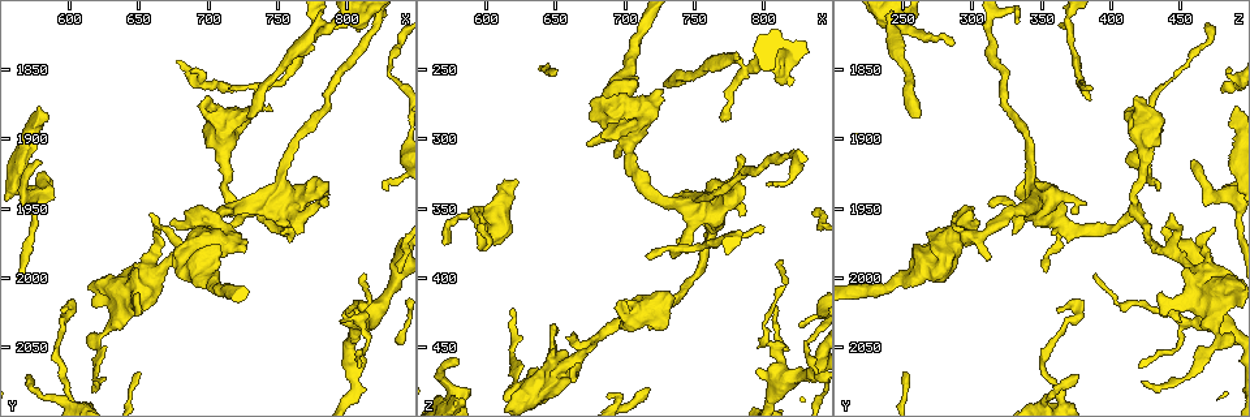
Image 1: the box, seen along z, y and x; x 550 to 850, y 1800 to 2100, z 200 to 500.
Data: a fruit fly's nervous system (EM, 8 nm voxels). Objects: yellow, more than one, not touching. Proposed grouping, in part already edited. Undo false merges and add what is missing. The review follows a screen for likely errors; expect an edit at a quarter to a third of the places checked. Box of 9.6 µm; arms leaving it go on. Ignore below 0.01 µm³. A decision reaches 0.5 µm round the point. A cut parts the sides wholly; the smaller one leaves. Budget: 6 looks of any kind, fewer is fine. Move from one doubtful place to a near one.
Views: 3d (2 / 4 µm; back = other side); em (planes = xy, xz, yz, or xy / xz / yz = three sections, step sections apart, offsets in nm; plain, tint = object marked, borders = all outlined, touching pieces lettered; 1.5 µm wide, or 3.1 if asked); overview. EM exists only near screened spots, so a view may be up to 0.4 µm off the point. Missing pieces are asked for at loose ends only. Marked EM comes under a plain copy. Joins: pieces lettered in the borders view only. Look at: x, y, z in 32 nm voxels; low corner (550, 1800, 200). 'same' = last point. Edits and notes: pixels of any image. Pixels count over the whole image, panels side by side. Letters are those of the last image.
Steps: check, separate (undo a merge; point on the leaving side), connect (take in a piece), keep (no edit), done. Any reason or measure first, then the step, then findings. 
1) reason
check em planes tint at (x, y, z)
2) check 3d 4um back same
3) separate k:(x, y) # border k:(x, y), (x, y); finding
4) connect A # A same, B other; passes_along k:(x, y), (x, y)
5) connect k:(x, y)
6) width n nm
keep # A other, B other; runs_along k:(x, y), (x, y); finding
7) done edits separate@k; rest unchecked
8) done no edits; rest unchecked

branch stops here
check em planes borders at (714, 1862, 384)

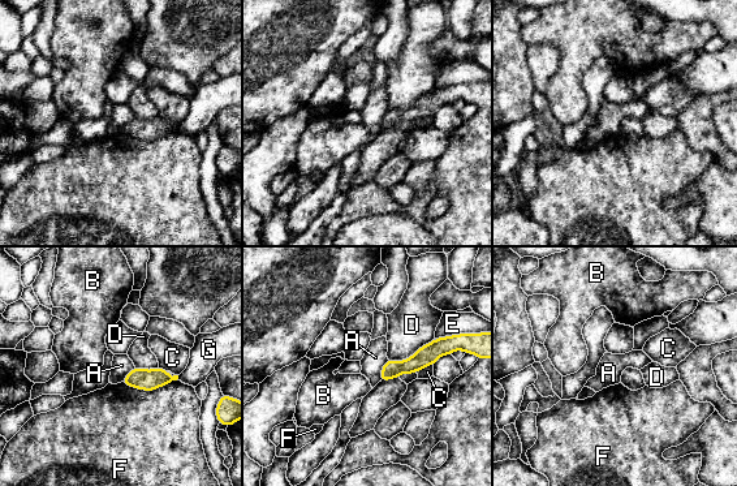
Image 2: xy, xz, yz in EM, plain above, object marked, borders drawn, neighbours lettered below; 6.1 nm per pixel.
keep # A other, B other, C other, D other, E other, F other, G other; runs_along 2:(439, 342), (384, 377); no lettered piece goes on from it

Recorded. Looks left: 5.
branch stops here
check em planes tint at (716, 1864, 480)

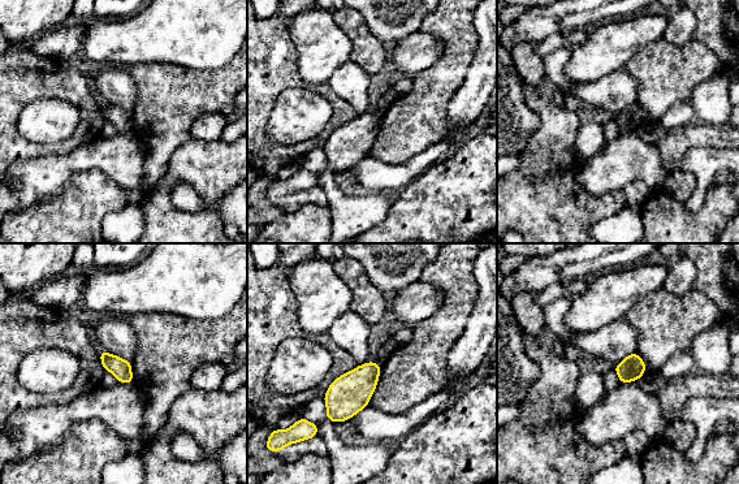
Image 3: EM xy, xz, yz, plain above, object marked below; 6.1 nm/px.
check em planes borders same

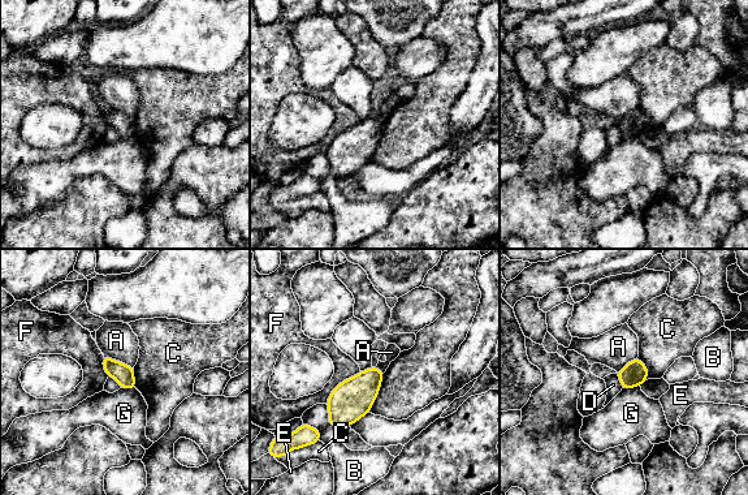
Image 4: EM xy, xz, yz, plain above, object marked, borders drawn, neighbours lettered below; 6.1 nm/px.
width 120 nm
keep # A other, B other, C other, D other, E other, F other, G other; border 4:(104, 354), (133, 369); no lettered piece goes on from it

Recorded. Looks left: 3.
an open end
check em yz step 8 borders at (794, 2030, 466)

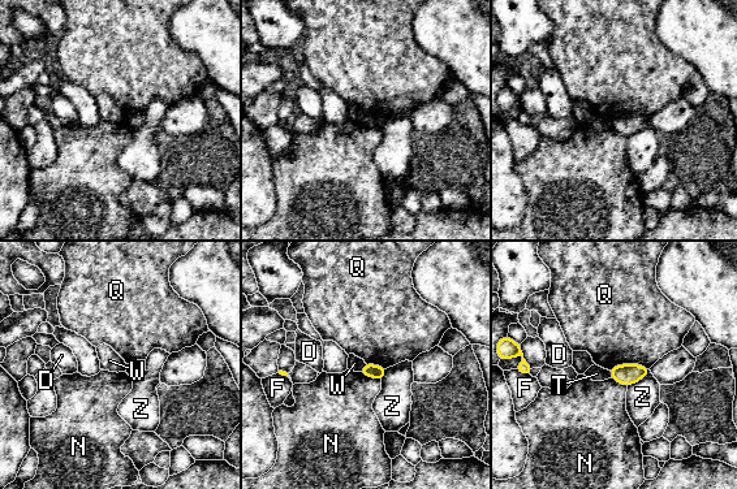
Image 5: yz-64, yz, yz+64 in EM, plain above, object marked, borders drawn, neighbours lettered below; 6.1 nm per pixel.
check em planes borders same

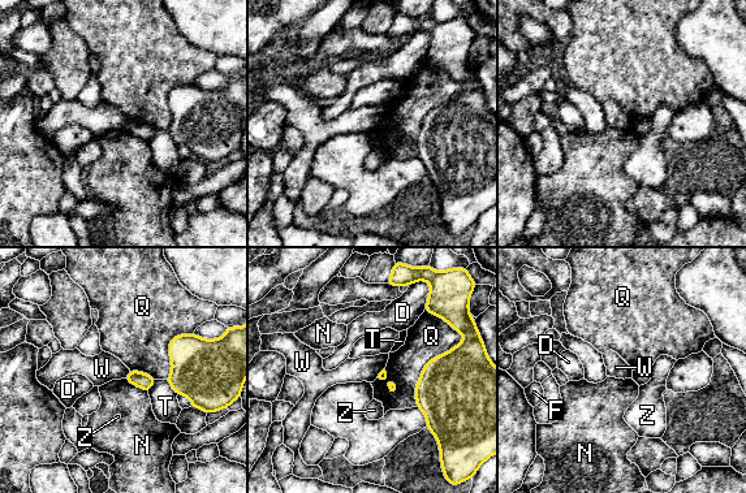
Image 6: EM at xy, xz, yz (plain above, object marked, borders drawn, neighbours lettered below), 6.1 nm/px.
keep # D other, F other, N other, Q other, T other, W other, Z other; border 6:(129, 370), (124, 377); none of them fits

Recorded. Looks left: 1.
done no edits; rest unchecked

